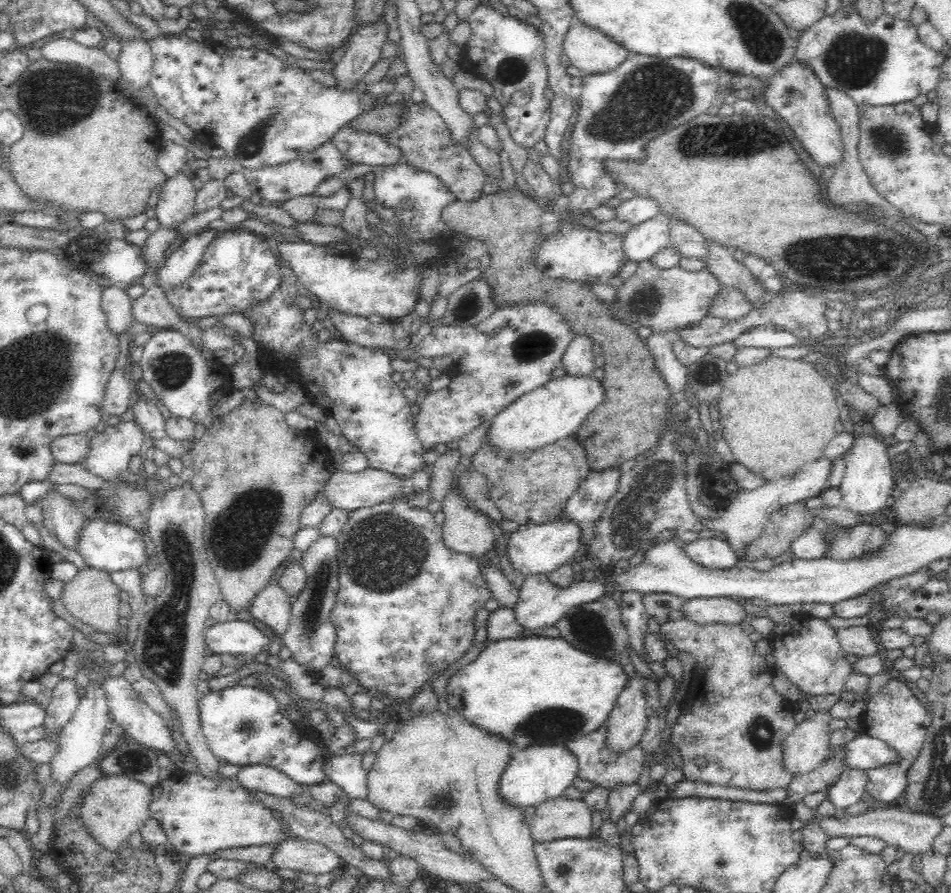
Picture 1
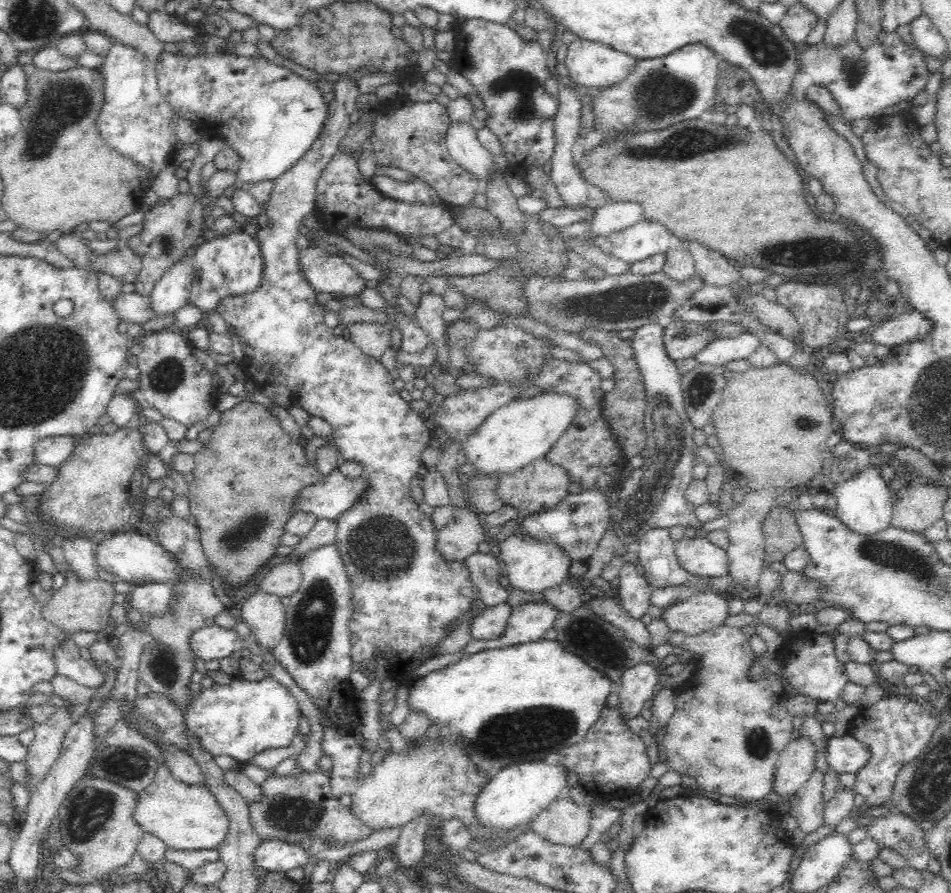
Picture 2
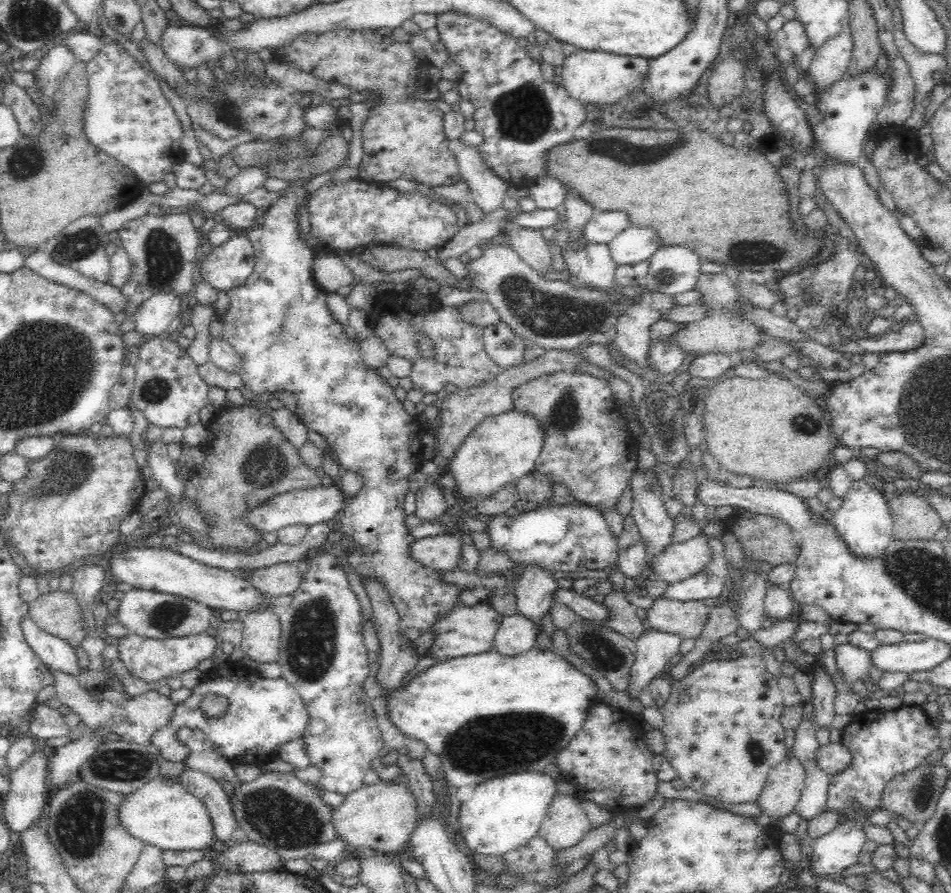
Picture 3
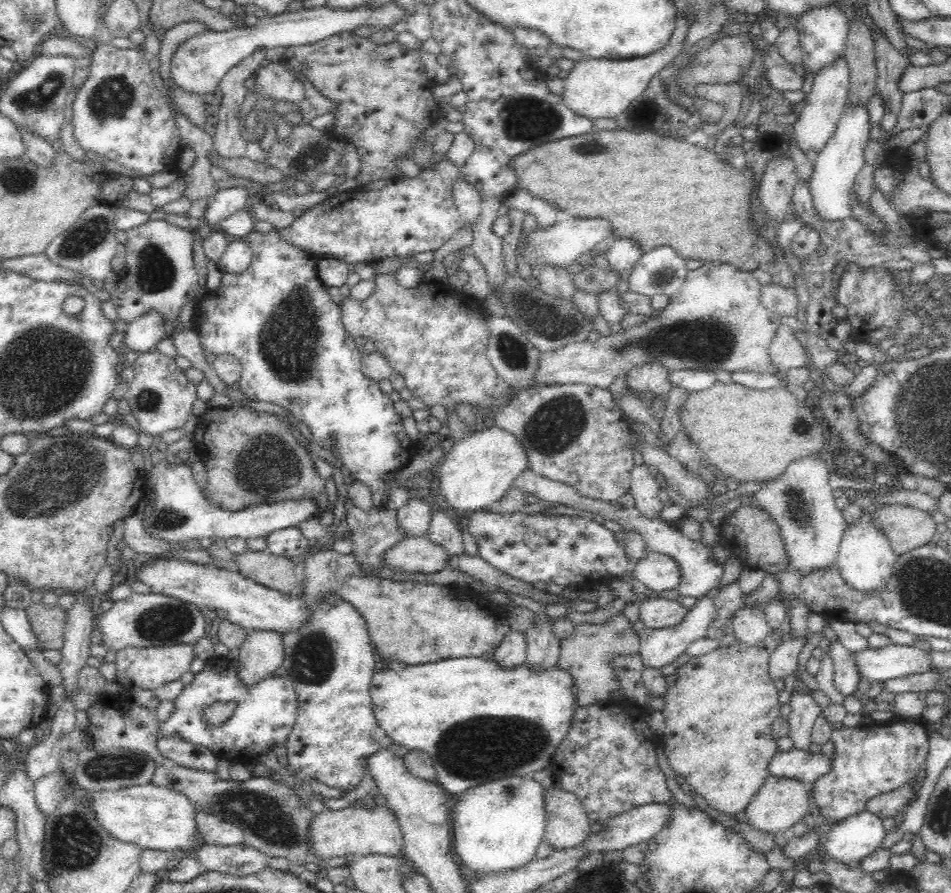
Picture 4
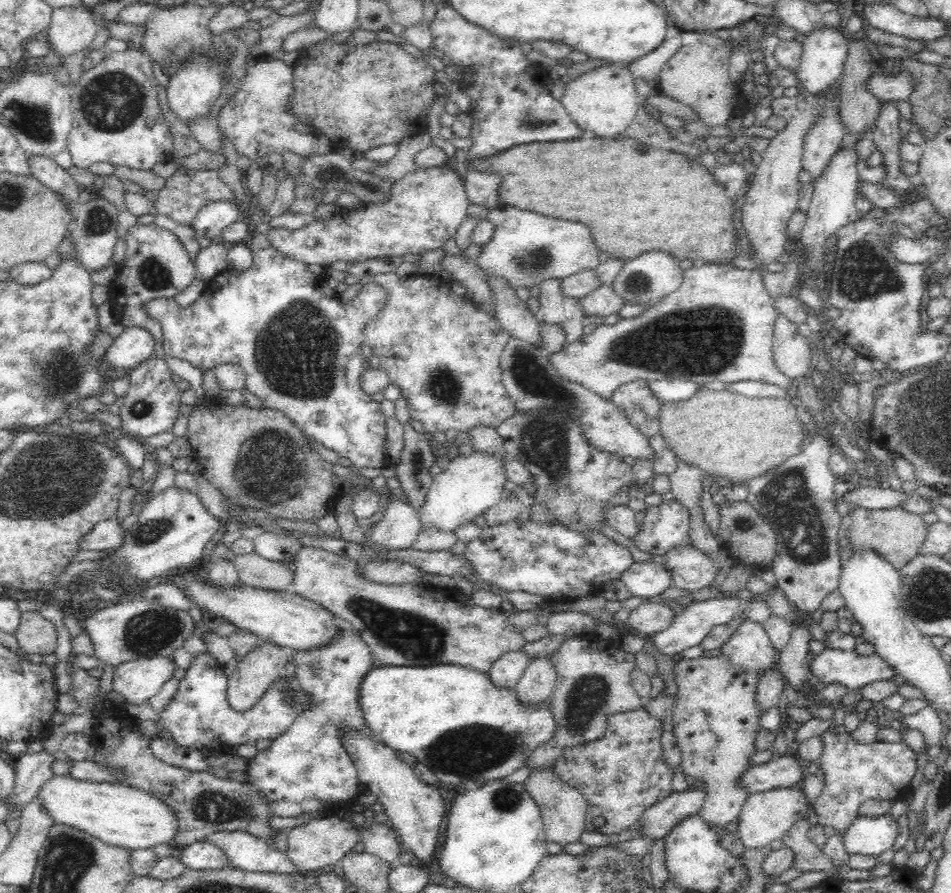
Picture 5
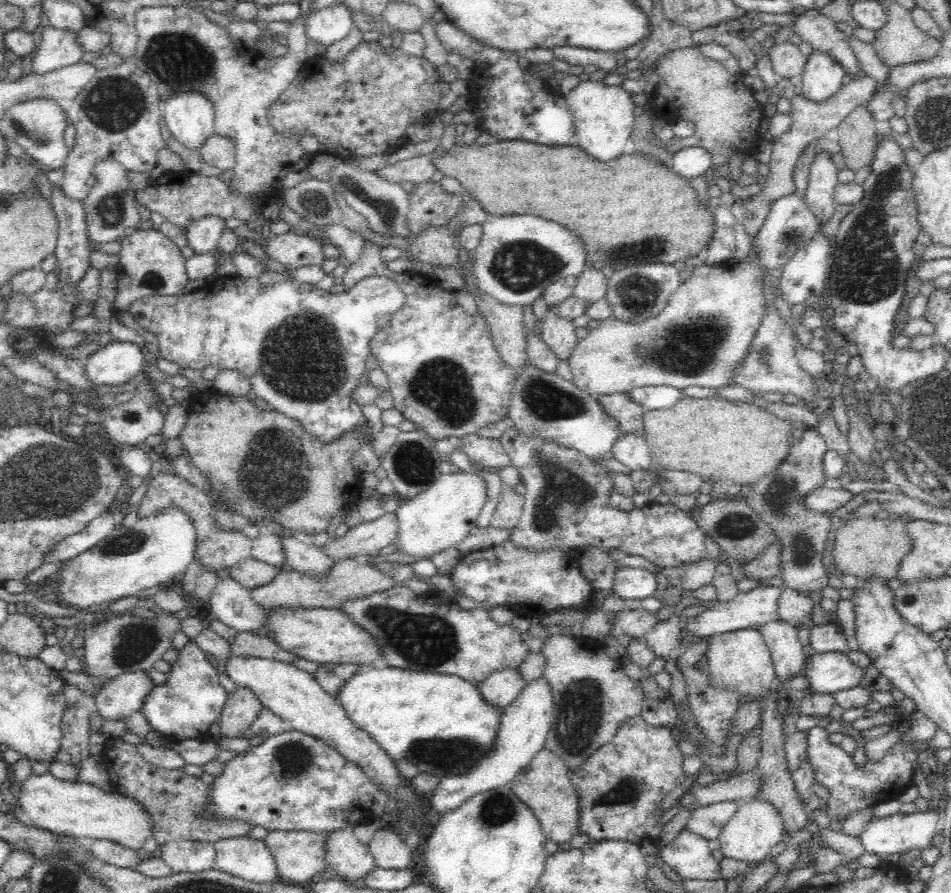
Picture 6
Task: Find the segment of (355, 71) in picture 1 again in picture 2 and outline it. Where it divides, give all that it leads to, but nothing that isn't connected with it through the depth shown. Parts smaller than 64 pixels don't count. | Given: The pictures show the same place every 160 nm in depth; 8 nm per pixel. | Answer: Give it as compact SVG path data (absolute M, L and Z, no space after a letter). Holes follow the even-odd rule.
M346 71L338 73L338 78L336 80L332 80L332 88L334 100L331 103L331 112L329 113L327 122L324 123L324 128L320 134L320 137L312 146L310 150L298 160L296 164L292 165L292 168L289 168L281 174L277 176L274 181L270 198L267 200L266 204L263 206L263 211L268 216L268 225L260 227L258 232L255 234L256 239L260 244L260 249L263 250L264 256L264 280L262 280L262 286L256 290L256 292L251 294L244 294L244 296L230 296L229 298L224 298L218 304L218 308L216 311L221 317L233 327L236 327L236 334L239 336L241 340L242 351L245 356L245 359L242 360L242 365L246 367L246 372L252 374L252 379L256 382L256 385L261 388L266 385L280 383L286 385L291 390L291 396L295 401L298 401L300 405L306 407L308 410L308 414L310 416L318 415L320 417L324 417L328 423L331 424L331 433L333 436L333 447L342 454L344 460L354 460L355 462L360 462L363 467L363 474L365 478L369 478L371 480L371 490L353 507L348 511L345 511L338 519L336 519L337 523L337 534L335 538L335 545L339 550L339 555L343 560L343 565L345 568L345 574L348 575L348 583L350 583L350 589L352 589L352 610L351 615L349 616L347 622L347 629L349 632L349 655L354 662L357 669L363 670L367 675L371 676L374 672L376 672L376 662L383 662L383 668L388 672L388 678L392 678L394 682L408 682L408 680L413 680L414 682L416 676L412 676L411 672L416 672L416 668L420 666L426 660L438 656L440 654L440 644L442 644L442 640L446 640L448 636L450 636L450 632L456 628L456 622L462 618L462 614L466 614L474 603L477 600L482 599L482 594L480 590L475 586L475 582L472 581L470 576L470 571L466 567L466 562L464 561L451 561L446 559L440 551L438 551L438 546L436 546L436 540L438 540L438 532L437 527L435 526L435 521L432 519L432 516L428 516L428 514L424 514L424 512L420 512L420 508L418 508L418 504L414 502L411 494L411 481L412 478L420 474L420 468L423 466L423 462L421 460L422 452L428 446L433 445L435 443L432 430L427 423L427 419L416 411L414 411L406 400L403 400L400 397L400 393L398 390L394 389L392 377L388 370L382 365L380 358L378 357L370 357L365 355L364 352L360 350L354 343L350 343L348 339L344 337L336 337L332 334L330 328L326 326L324 323L324 311L323 307L320 303L316 301L316 292L312 290L310 283L305 279L303 272L300 270L300 265L298 262L298 248L296 239L298 238L299 229L301 228L301 224L299 224L300 219L304 218L308 213L315 210L315 184L320 176L320 173L326 165L328 161L334 156L334 153L337 151L338 146L340 145L340 140L344 138L346 131L350 126L350 115L355 111L356 100L358 100L358 96L360 96L360 87L358 87L358 76L354 74L354 71Z

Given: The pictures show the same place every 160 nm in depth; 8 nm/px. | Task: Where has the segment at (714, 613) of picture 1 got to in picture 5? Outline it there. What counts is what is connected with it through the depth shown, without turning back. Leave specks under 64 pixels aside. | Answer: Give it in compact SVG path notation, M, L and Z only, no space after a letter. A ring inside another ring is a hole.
M647 600L630 611L626 627L654 635L672 624L675 615L670 607Z

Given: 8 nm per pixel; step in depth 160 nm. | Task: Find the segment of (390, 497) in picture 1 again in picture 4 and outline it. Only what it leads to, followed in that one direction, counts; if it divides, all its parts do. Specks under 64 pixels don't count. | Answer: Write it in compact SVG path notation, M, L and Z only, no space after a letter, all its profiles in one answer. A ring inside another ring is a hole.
M156 455L154 463L147 469L147 485L150 493L156 494L154 512L150 518L141 521L143 528L152 536L166 539L180 545L186 545L190 540L205 537L220 537L222 539L236 536L255 539L266 537L282 528L300 527L303 523L314 521L322 514L318 502L314 498L288 498L278 502L262 502L252 504L238 511L224 511L216 505L204 500L200 488L192 475L192 470L186 463L174 464L160 455Z

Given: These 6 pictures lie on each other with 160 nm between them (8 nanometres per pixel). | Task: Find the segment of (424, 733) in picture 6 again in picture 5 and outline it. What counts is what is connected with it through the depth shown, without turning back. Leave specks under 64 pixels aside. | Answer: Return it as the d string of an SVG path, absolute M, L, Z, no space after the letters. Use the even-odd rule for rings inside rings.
M437 664L415 667L382 665L378 668L372 668L364 676L363 680L360 680L359 700L360 709L362 709L364 715L365 727L372 732L373 738L383 742L396 752L408 752L408 754L415 756L417 762L426 765L434 772L436 780L438 780L441 787L442 784L454 784L454 786L458 787L462 782L469 780L478 783L482 780L496 781L499 778L502 779L504 776L514 772L514 770L527 766L527 760L532 756L532 752L535 752L537 747L547 743L548 740L551 740L556 732L555 720L552 719L552 711L550 711L551 705L544 704L539 707L526 708L524 705L520 705L518 697L516 697L516 690L498 688L496 685L492 685L488 673L481 673L476 671L476 669L464 667L464 665Z

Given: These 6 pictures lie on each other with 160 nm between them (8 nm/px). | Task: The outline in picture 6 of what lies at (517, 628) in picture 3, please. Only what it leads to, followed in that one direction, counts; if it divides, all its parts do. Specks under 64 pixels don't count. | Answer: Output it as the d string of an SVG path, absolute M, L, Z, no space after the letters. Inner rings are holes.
M504 668L490 673L478 687L482 700L502 711L516 700L525 686L518 668Z

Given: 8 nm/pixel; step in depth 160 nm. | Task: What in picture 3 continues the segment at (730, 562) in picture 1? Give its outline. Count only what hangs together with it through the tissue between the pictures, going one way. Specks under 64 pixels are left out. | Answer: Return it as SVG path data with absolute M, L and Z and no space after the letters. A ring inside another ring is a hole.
M701 533L690 540L675 542L668 546L656 558L656 562L652 562L646 575L673 587L708 568L712 560L714 555L710 549L709 539Z

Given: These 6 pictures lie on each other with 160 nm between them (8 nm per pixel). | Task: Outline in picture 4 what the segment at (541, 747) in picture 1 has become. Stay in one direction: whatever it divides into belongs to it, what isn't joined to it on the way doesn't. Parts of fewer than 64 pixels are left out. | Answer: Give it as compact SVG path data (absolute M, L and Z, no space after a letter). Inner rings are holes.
M531 775L492 780L463 791L450 809L453 850L459 862L484 874L519 867L536 859L536 849L544 841L544 792L544 786Z

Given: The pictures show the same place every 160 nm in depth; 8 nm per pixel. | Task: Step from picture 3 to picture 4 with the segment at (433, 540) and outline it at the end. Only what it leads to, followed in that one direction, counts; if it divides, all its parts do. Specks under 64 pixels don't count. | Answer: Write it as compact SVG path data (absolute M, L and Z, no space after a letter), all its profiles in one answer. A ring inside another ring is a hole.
M412 535L390 547L382 557L382 566L401 572L432 574L448 566L450 553L428 535Z

